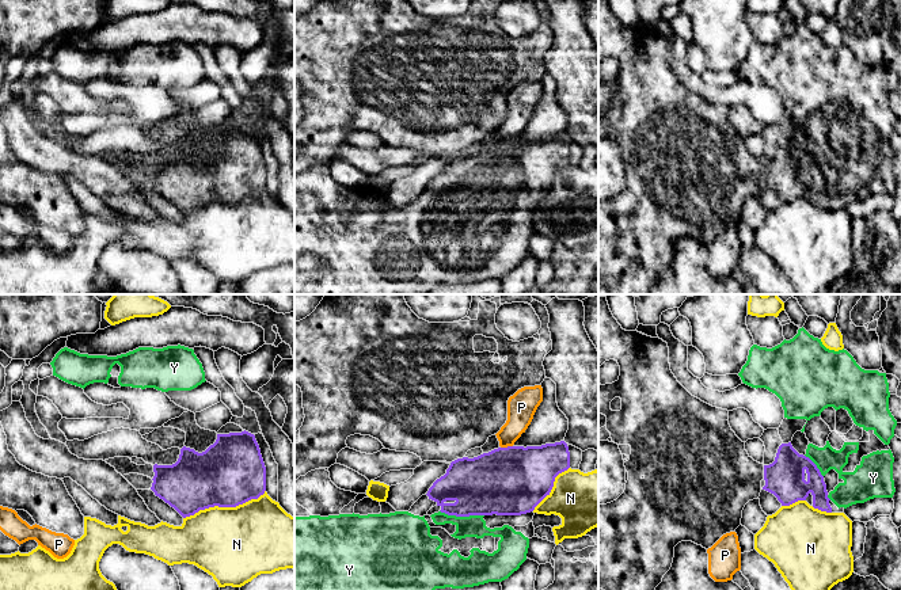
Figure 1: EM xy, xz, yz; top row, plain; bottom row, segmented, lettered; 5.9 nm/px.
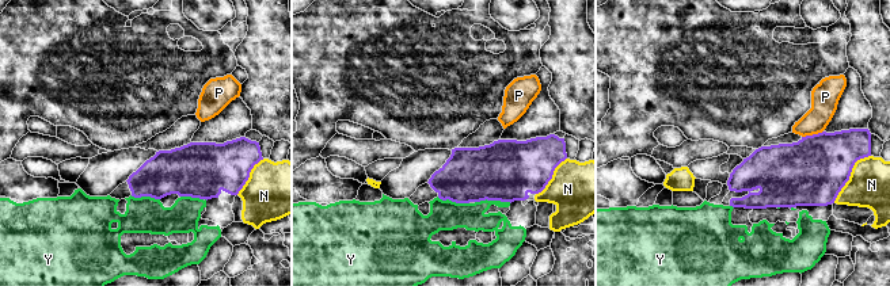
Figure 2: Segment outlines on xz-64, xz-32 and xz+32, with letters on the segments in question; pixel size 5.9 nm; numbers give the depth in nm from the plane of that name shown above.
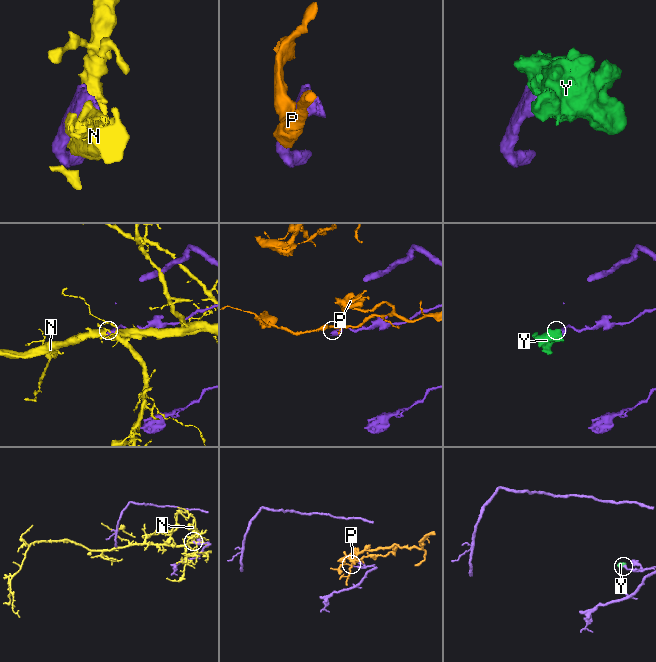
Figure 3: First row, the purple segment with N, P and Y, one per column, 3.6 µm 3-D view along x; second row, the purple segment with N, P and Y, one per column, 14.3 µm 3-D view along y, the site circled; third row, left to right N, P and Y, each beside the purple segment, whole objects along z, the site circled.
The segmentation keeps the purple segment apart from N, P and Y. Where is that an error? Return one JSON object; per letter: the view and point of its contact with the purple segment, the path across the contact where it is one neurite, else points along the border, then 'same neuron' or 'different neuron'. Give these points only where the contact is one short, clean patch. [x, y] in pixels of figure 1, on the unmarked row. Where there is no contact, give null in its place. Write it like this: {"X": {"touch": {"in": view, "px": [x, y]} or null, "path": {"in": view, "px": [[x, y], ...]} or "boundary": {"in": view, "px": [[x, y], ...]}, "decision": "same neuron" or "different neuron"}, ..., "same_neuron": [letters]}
{"N": {"touch": {"in": "xy", "px": [224, 202]}, "decision": "different neuron"}, "P": {"touch": {"in": "xz", "px": [508, 143]}, "boundary": {"in": "xz", "px": [[512, 141], [501, 144]]}, "decision": "different neuron"}, "Y": {"touch": {"in": "xz", "px": [462, 212]}, "decision": "same neuron"}, "same_neuron": ["Y"]}

